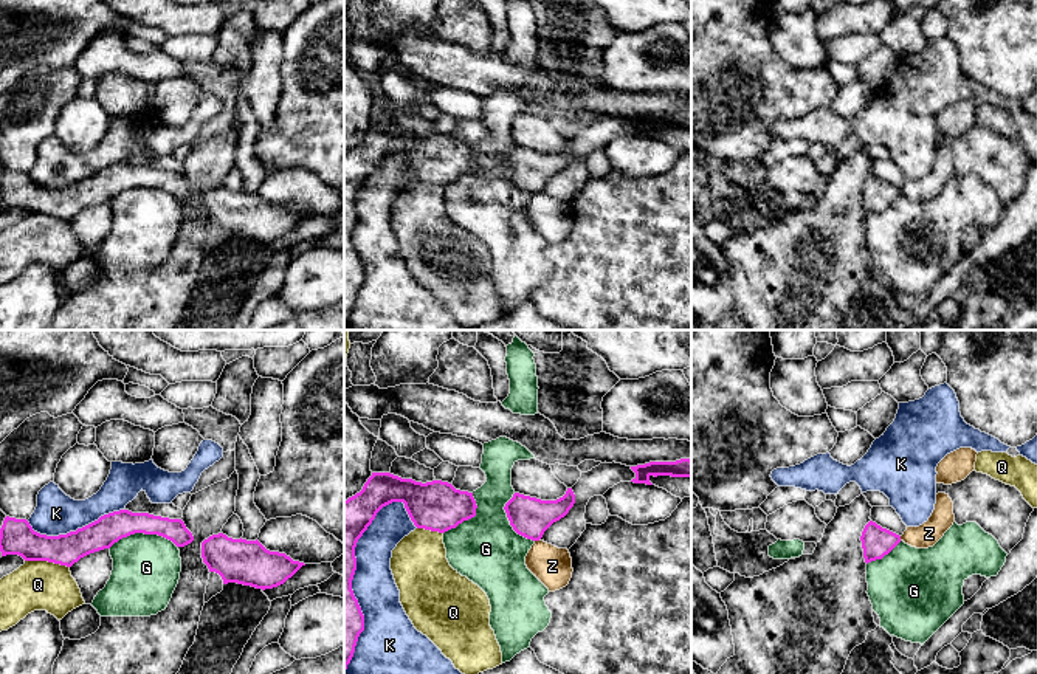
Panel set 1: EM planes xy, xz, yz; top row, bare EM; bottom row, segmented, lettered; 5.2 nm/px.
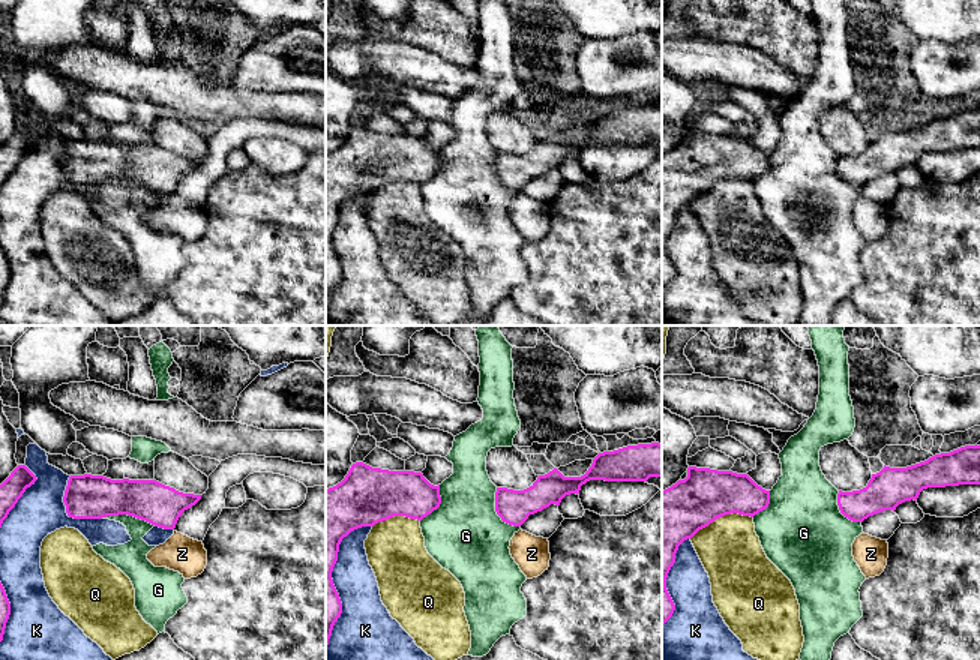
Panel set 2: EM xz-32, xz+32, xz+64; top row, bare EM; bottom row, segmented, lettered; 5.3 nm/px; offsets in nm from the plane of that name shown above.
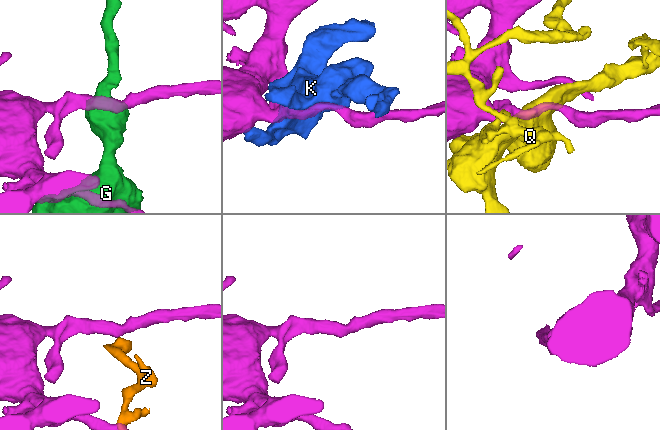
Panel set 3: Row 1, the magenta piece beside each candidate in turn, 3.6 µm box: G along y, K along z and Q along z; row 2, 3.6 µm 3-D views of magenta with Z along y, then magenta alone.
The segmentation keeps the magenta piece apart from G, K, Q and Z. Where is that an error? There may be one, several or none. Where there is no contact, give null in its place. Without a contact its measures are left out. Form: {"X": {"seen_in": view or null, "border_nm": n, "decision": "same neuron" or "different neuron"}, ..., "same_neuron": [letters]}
{"G": {"seen_in": "xy", "border_nm": 360, "decision": "different neuron"}, "K": {"seen_in": "xy", "border_nm": 500, "decision": "different neuron"}, "Q": {"seen_in": "xy", "border_nm": 240, "decision": "different neuron"}, "Z": {"seen_in": "xz", "border_nm": 40, "decision": "different neuron"}, "same_neuron": []}

